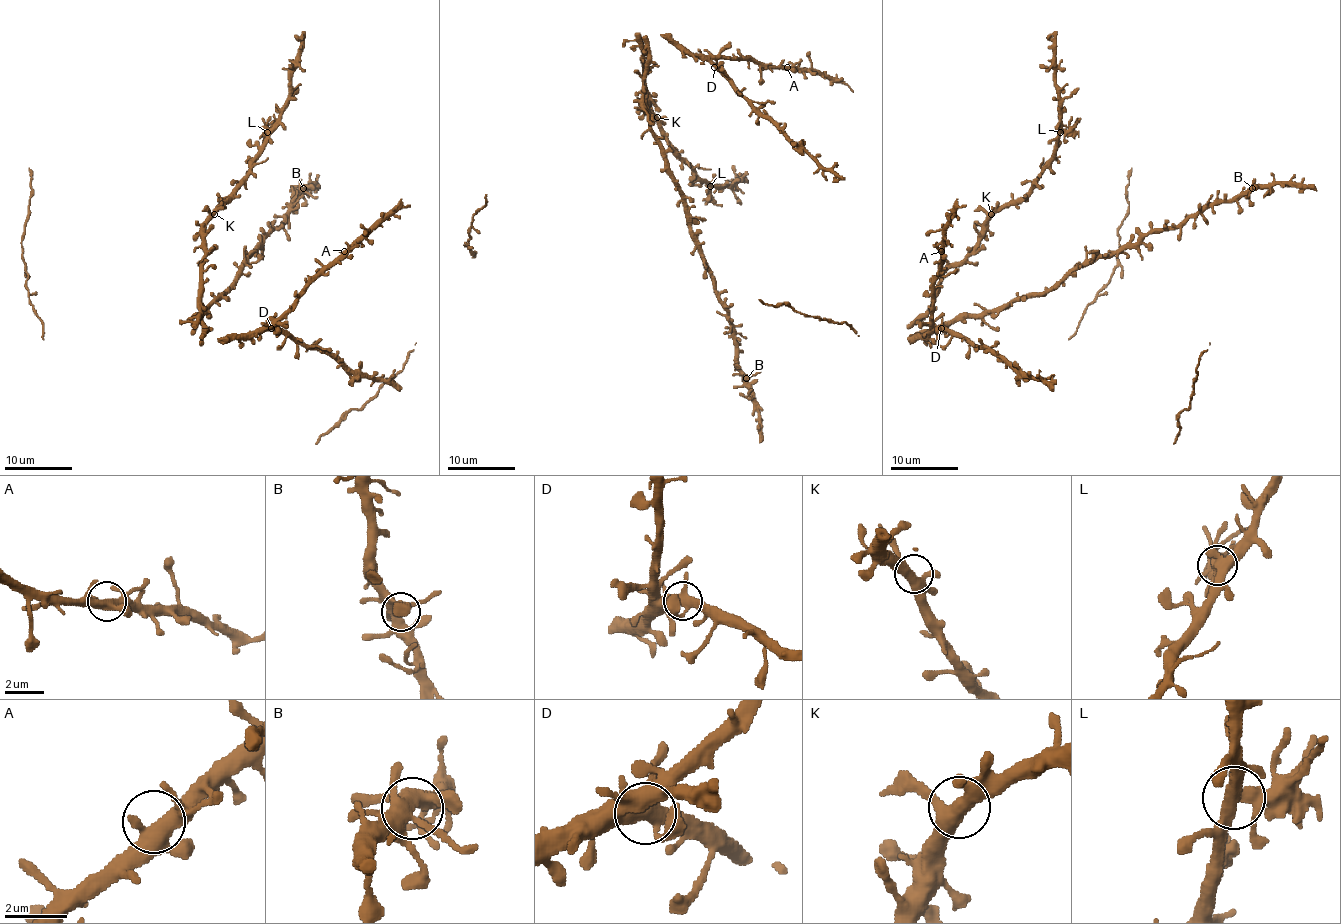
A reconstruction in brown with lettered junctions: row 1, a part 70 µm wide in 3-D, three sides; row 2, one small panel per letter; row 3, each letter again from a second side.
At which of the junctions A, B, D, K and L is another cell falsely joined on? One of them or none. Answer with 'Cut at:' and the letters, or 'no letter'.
Cut at: L

